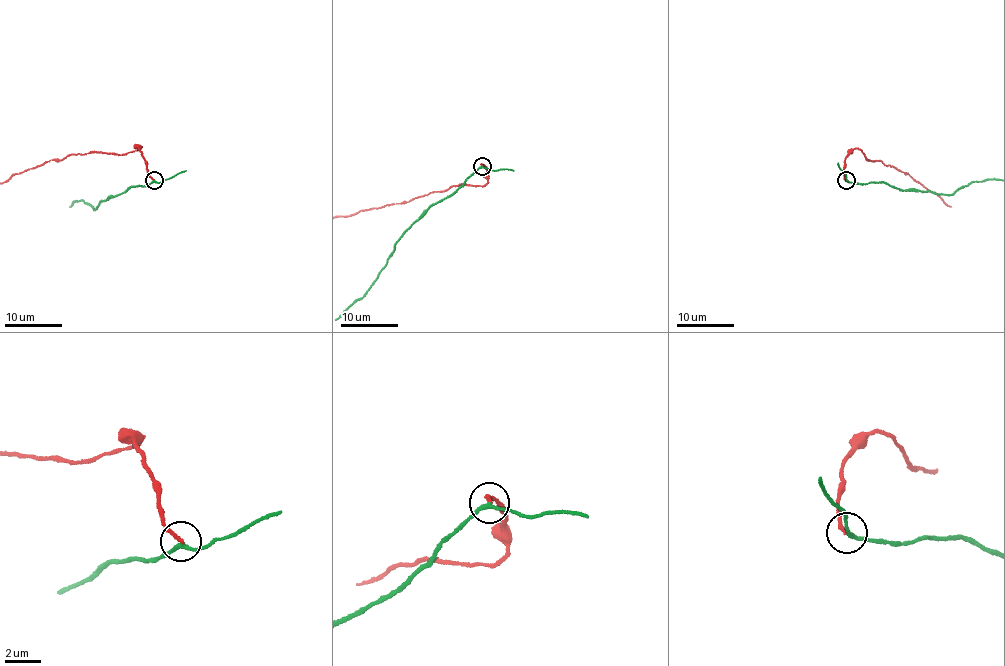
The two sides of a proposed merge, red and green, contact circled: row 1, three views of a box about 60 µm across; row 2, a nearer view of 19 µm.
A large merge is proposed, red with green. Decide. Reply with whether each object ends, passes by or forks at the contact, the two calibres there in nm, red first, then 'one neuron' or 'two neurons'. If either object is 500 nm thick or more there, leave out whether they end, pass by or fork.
red ends there; green passes by; 200 nm thick on the red side, 200 nm on the other; one neuron

